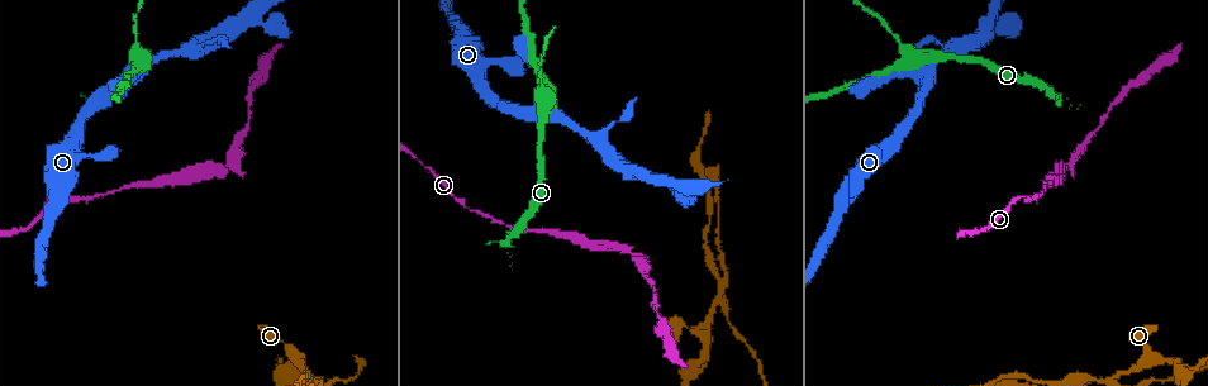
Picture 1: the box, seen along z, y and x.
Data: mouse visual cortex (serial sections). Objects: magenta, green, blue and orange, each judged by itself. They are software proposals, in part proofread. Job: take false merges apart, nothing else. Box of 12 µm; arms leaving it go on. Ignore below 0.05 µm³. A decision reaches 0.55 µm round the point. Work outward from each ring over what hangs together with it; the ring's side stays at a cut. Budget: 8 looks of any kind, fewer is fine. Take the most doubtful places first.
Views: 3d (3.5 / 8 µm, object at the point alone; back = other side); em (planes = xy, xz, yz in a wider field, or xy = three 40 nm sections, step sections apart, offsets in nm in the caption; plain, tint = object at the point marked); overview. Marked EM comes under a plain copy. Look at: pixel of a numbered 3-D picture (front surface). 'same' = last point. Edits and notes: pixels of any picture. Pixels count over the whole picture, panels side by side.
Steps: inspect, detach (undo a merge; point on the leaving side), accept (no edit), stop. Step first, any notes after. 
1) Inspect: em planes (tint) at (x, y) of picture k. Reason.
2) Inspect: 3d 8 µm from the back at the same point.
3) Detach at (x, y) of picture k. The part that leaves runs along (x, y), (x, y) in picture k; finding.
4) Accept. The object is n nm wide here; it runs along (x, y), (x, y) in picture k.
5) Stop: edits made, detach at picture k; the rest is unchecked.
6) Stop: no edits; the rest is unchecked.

Inspect: 3d 3.5 µm at (702, 331) of picture 1. Three arms meet.

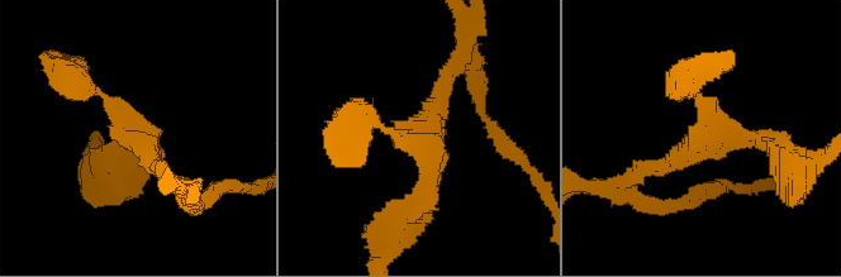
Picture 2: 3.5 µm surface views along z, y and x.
Inspect: em xy step 3 (tint) at (134, 128) of picture 2. 3 arms meet here; the arms are 200, 200, 200 nm wide; need the tissue.

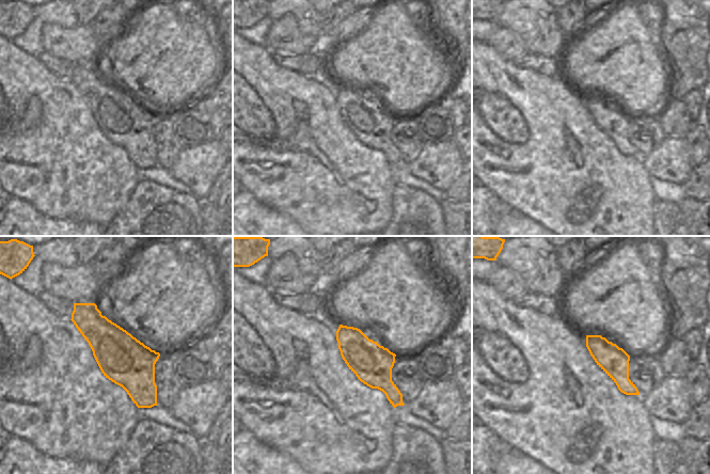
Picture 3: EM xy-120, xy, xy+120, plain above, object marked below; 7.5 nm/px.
Accept. It runs along (76, 305), (133, 369), (154, 403) in picture 3; all the same cell.

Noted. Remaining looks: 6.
Inspect: 3d 3.5 µm at (544, 91) of picture 1. Arms part here.

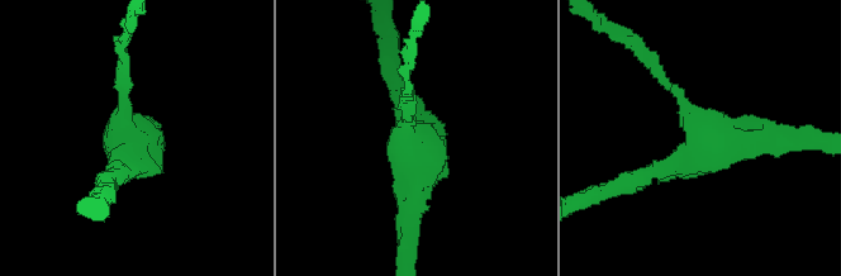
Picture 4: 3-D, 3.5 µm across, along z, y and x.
Inspect: em xy step 3 (tint) at (693, 158) of picture 4. 3 arms meet here; the arms are 150, 250, 250 nm wide.

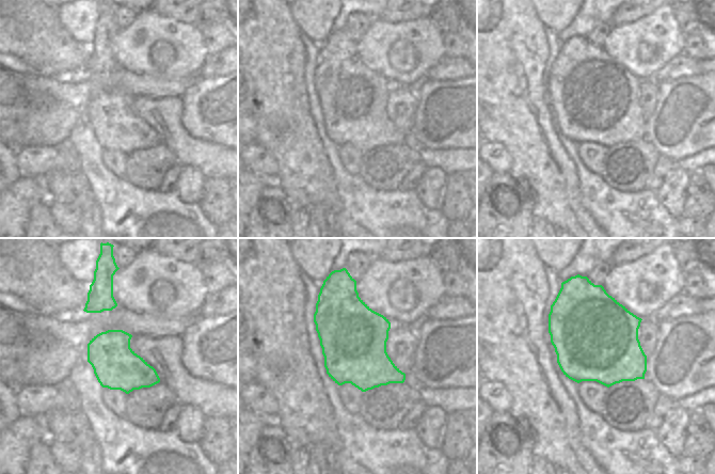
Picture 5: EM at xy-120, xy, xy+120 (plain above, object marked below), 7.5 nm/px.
Inspect: em xy step 2 (tint) at the same point. Cut it another way.

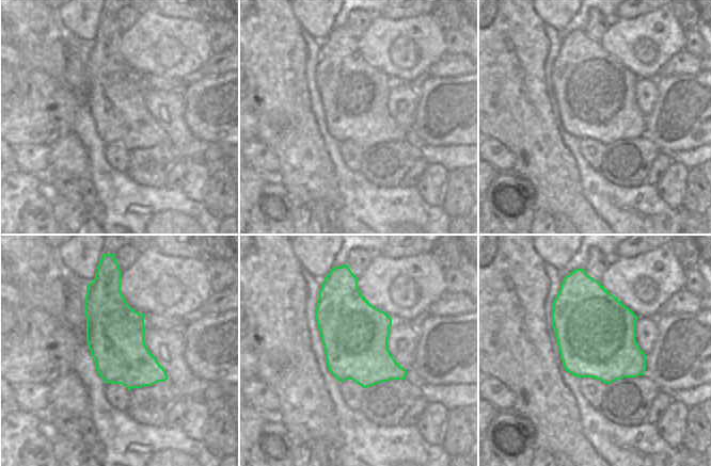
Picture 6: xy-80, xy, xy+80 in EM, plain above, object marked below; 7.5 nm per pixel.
Accept. It runs along (797, 139), (720, 139), (645, 174) in picture 4; all the same cell.

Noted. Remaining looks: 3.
Inspect: 3d 3.5 µm from the back at (225, 167) of picture 1.

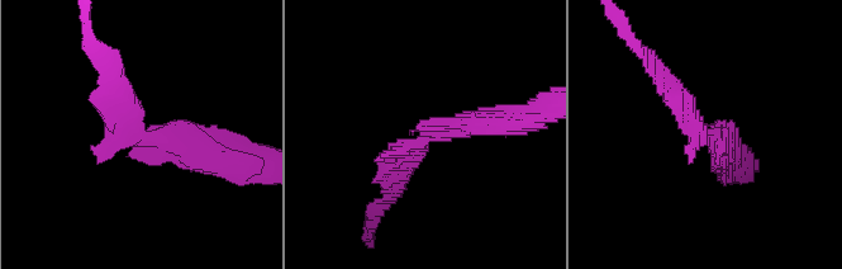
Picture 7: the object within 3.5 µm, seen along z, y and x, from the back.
Inspect: em xy step 2 (tint) at (139, 135) of picture 7.

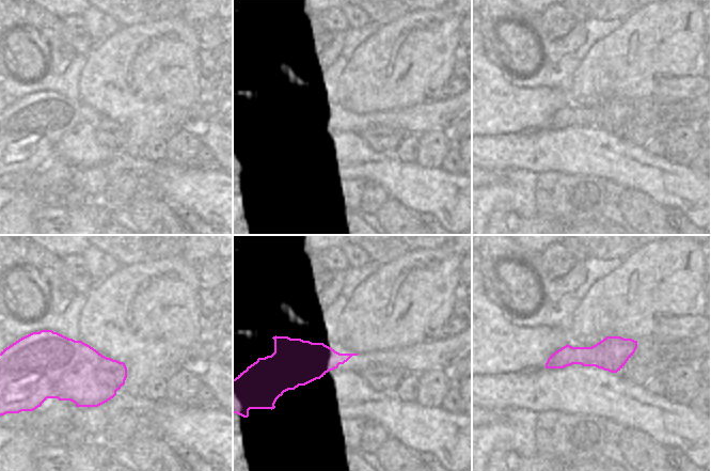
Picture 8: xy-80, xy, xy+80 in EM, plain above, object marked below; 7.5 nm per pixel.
Detach at (691, 122) of picture 7. The part that leaves runs along (704, 136), (685, 104), (637, 46) in picture 7; two cells meet here.

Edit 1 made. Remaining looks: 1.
Stop: edits made, detach at picture 7; the rest is unchecked.

